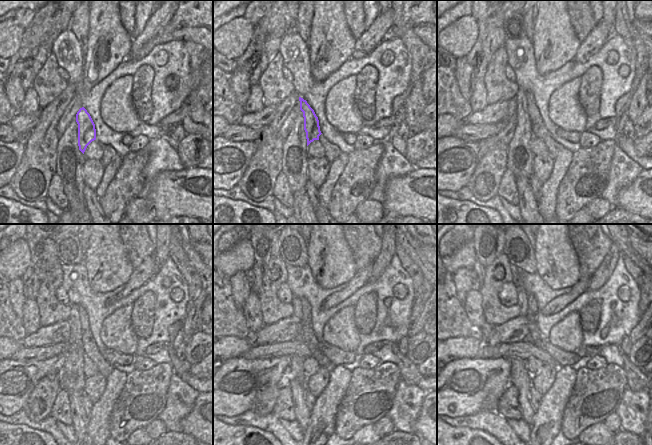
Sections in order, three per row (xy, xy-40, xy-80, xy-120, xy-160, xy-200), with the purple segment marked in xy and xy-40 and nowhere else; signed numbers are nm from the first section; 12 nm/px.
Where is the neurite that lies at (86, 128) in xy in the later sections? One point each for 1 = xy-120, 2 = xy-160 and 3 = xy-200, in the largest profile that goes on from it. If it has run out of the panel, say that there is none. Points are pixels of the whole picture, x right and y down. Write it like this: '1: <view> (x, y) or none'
1: xy-120 (83, 317)
2: xy-160 (306, 308)
3: xy-200 (532, 307)

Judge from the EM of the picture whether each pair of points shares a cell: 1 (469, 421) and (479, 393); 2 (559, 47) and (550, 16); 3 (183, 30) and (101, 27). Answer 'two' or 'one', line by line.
1: two
2: one
3: two

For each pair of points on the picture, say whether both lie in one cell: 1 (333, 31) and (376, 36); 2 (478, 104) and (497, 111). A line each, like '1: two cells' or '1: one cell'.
1: two cells
2: two cells

